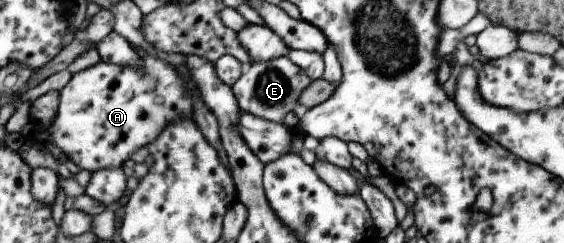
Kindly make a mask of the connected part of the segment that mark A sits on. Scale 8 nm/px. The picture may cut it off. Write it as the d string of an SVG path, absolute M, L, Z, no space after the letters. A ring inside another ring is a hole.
M133 48L140 56L140 66L116 66L98 61L96 64L71 74L68 84L59 91L59 102L52 125L46 127L50 141L71 160L78 169L90 174L105 168L121 168L132 152L154 142L164 124L172 124L192 116L192 96L188 94L184 78L166 62L148 56L144 50Z

